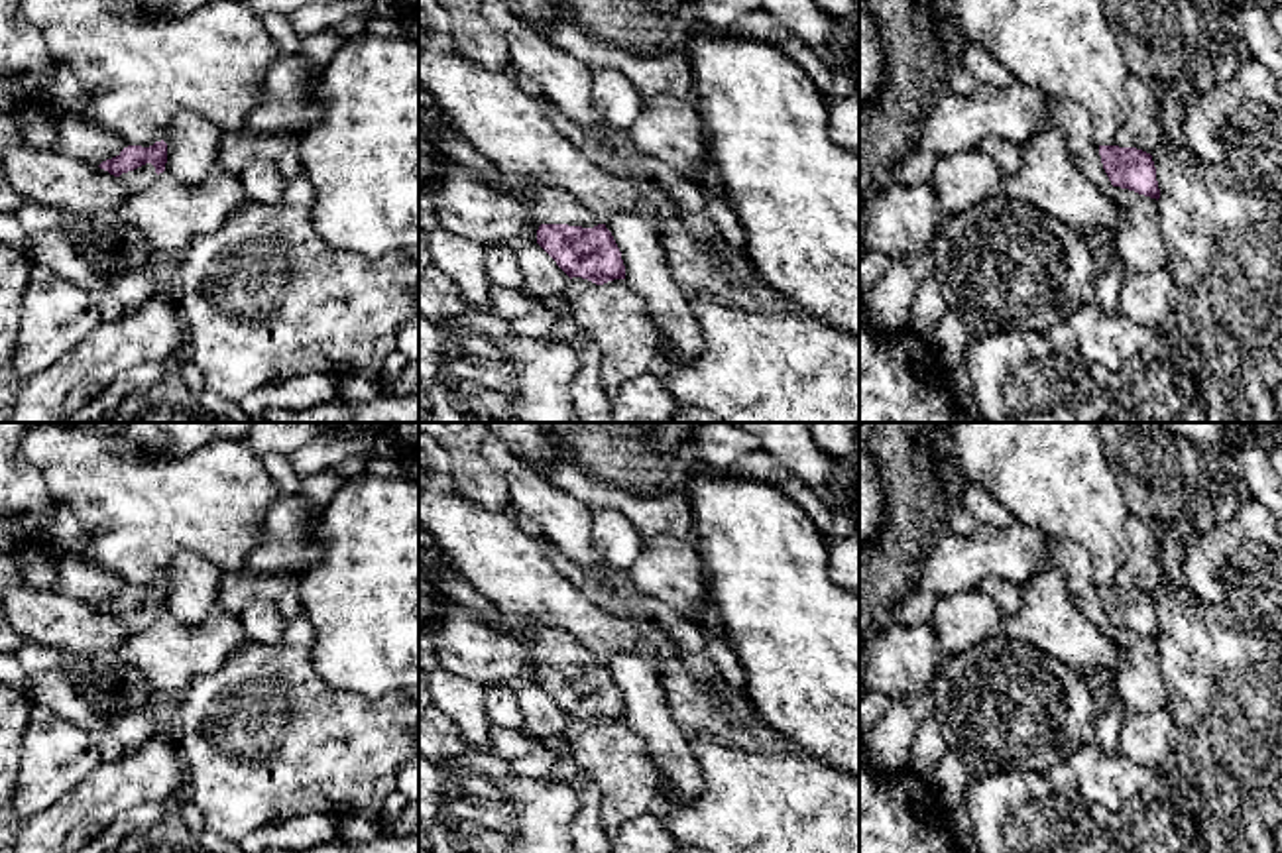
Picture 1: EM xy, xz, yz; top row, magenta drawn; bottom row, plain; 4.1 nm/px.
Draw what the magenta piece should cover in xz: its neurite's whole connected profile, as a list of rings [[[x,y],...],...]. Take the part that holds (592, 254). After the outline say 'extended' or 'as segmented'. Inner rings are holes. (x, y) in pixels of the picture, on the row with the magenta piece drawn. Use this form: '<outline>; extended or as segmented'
[[[535,183],[537,244],[572,279],[582,277],[596,285],[625,279],[621,252],[600,218],[586,210],[570,193]]]; extended

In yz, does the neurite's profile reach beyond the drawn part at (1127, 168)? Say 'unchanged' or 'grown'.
grown

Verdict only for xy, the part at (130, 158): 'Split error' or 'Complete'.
Split error

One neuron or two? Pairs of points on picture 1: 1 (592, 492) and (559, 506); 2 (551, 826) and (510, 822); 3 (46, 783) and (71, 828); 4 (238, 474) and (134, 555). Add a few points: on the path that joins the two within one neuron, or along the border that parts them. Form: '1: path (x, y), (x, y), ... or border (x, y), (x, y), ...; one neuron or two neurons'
1: border (547, 478), (592, 510); two neurons
2: path (541, 826), (520, 826); one neuron
3: border (93, 771), (24, 824); two neurons
4: path (213, 498), (201, 504), (185, 504), (160, 529); one neuron

